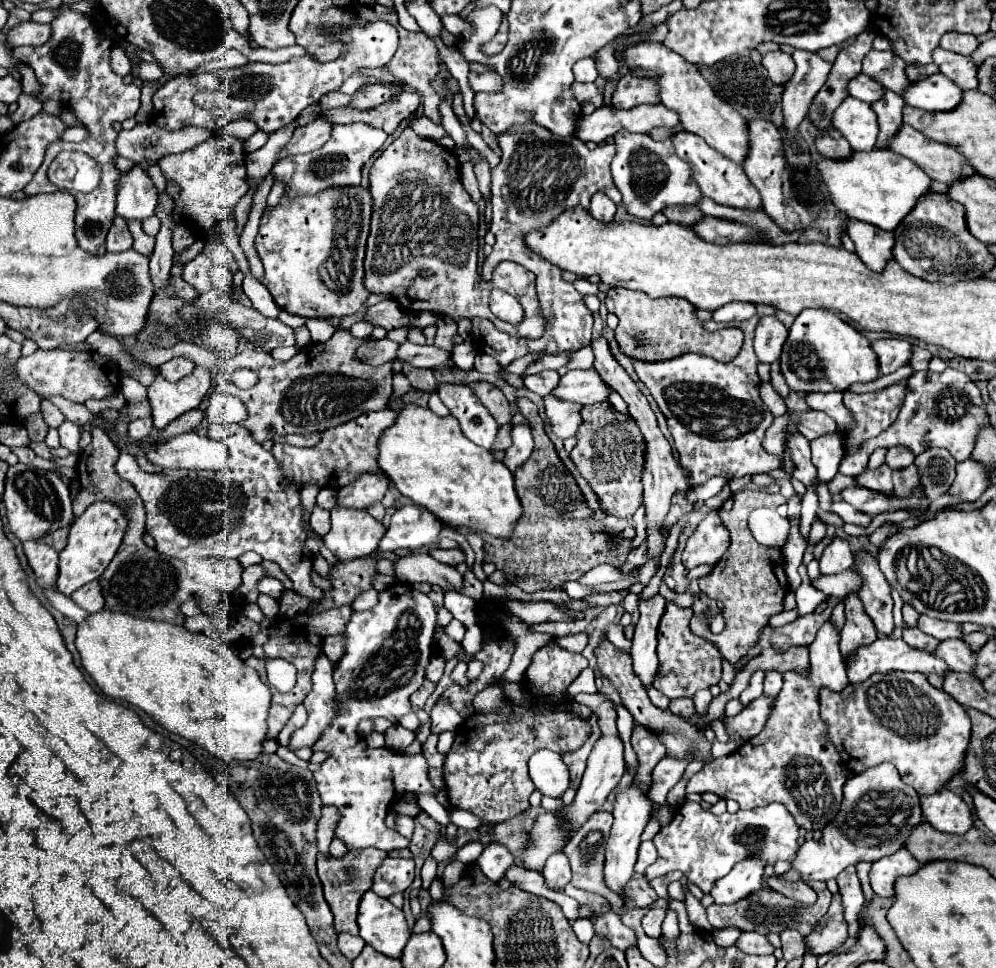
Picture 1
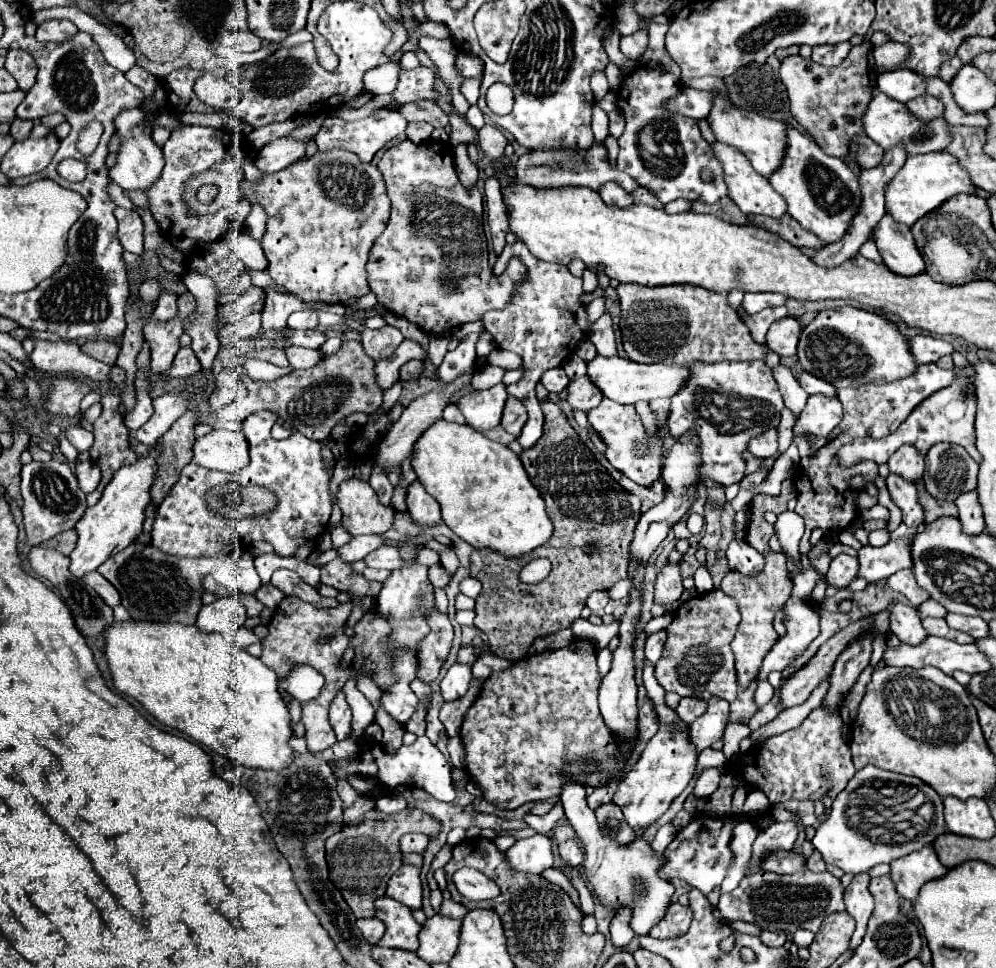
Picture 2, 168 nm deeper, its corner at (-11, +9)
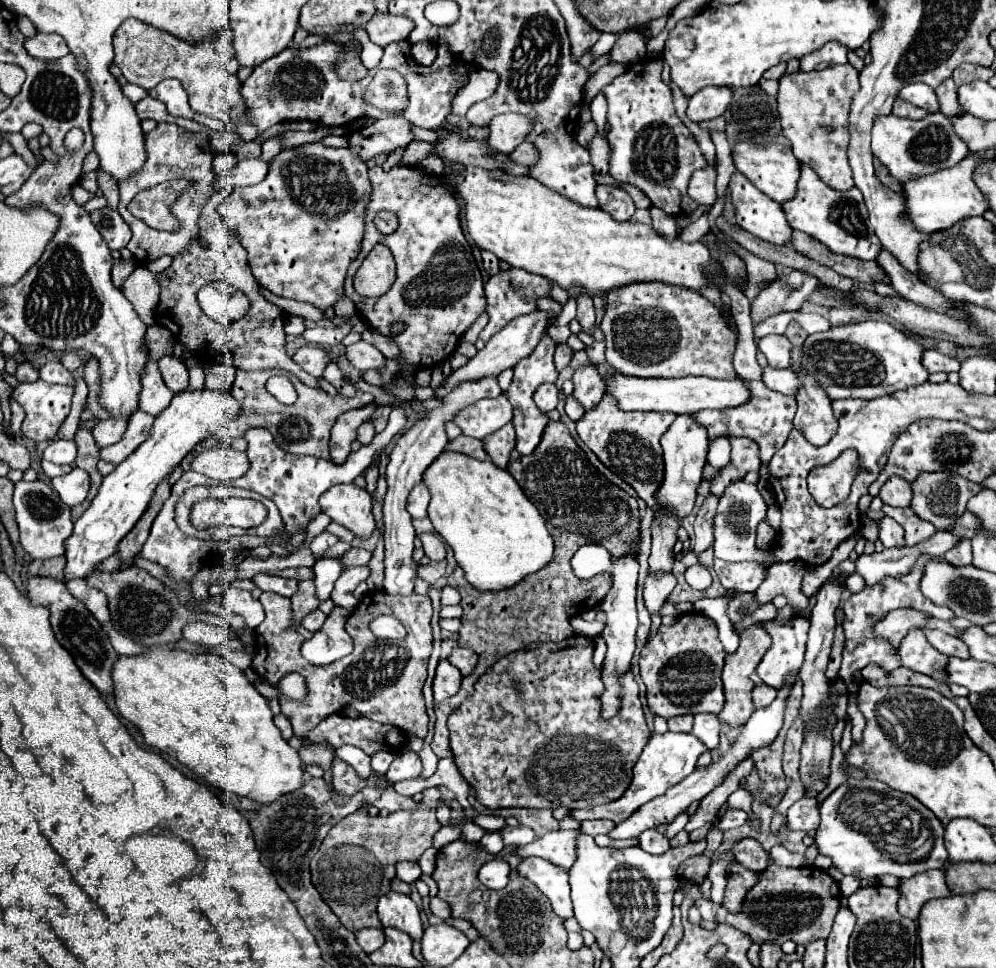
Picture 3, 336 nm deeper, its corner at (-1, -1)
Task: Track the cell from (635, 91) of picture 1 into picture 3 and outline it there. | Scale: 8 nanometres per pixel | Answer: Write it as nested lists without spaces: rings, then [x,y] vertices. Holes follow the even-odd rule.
[[[651,56],[637,64],[629,64],[627,70],[613,78],[601,94],[607,100],[607,124],[611,152],[611,176],[617,182],[637,186],[653,206],[665,214],[679,216],[691,212],[697,204],[687,196],[689,178],[695,170],[705,168],[707,160],[689,128],[679,120],[673,106],[671,90],[661,80],[663,58]]]

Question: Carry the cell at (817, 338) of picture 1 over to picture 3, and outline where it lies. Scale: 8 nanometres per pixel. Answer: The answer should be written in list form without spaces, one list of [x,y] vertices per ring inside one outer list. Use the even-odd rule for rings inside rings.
[[[859,322],[859,324],[851,324],[851,326],[835,326],[829,328],[827,332],[821,334],[811,334],[805,340],[803,346],[803,368],[817,378],[817,382],[827,390],[829,398],[879,398],[879,396],[887,396],[893,394],[897,390],[905,390],[909,386],[919,386],[923,382],[927,382],[929,372],[923,366],[923,346],[907,336],[905,332],[897,330],[895,326],[887,324],[887,322]]]

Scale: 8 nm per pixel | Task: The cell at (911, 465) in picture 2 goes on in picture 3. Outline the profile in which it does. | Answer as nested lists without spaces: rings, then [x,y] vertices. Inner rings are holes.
[[[893,476],[883,484],[879,498],[883,504],[889,504],[893,508],[905,508],[911,504],[911,484],[899,476]]]

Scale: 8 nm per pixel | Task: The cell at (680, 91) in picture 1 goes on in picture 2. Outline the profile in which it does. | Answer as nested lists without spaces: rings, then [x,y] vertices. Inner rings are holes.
[[[711,90],[713,92],[713,108],[707,116],[707,122],[719,142],[725,142],[737,150],[741,150],[751,166],[765,178],[769,178],[777,166],[781,164],[783,158],[783,148],[785,148],[785,124],[773,118],[765,118],[757,112],[745,112],[743,108],[737,108],[723,92]]]

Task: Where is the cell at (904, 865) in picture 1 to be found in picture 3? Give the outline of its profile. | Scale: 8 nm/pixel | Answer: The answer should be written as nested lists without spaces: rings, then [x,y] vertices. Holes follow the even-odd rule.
[[[927,870],[909,880],[901,880],[899,914],[907,916],[911,920],[917,920],[925,902],[929,902],[933,898],[949,896],[951,892],[947,888],[943,874],[945,874],[943,870]]]

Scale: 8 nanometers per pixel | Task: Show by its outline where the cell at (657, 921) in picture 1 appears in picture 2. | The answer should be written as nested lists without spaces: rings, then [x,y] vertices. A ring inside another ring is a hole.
[[[671,904],[669,912],[665,912],[663,920],[659,920],[653,926],[653,932],[649,932],[653,938],[675,938],[685,934],[685,930],[691,924],[691,910],[689,906],[681,906],[681,904]]]

